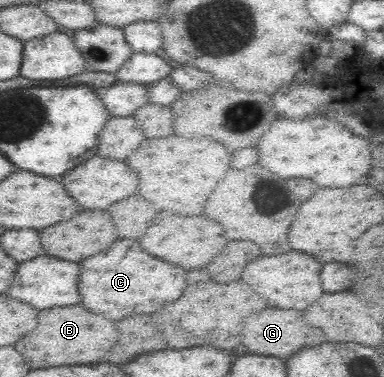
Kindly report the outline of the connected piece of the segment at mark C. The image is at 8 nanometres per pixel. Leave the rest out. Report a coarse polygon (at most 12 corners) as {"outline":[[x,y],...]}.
{"outline":[[121,239],[81,263],[83,305],[123,319],[181,297],[187,271]]}

